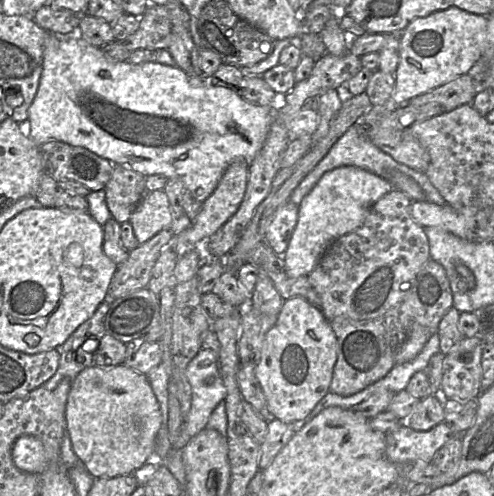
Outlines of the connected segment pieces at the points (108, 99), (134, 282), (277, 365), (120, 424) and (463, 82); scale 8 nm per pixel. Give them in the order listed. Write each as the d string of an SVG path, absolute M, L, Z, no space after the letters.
M50 34L43 51L43 69L36 96L29 108L29 137L37 145L51 140L58 140L72 146L84 147L98 156L109 160L113 165L124 165L144 175L161 174L167 179L179 179L187 191L203 203L217 187L224 171L234 161L244 161L248 165L254 160L263 146L270 126L276 117L272 106L253 105L245 101L234 91L214 86L208 81L210 76L189 76L178 66L168 66L158 62L132 64L127 61L114 61L107 58L100 48L89 44L76 34Z
M167 227L129 251L127 259L118 266L112 278L105 301L112 303L132 292L146 288L162 248L167 247L173 235L172 229Z
M302 297L284 300L276 323L266 333L261 349L261 357L255 375L266 398L267 407L277 420L295 423L305 420L314 407L329 392L334 366L337 361L337 339L321 309Z
M124 364L92 365L73 379L66 404L66 430L75 454L94 479L132 474L147 461L159 461L163 465L163 459L155 453L156 436L161 425L160 405L147 375Z
M465 74L429 92L403 102L401 106L421 107L429 103L437 103L444 108L445 112L449 112L462 105L471 104L475 94L474 80L469 74Z

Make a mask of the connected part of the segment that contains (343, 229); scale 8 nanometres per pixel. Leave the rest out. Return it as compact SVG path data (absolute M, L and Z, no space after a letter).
M343 166L324 173L298 206L297 225L282 256L286 274L291 278L308 276L328 247L341 236L359 228L372 204L392 190L393 186L386 179L357 167Z

